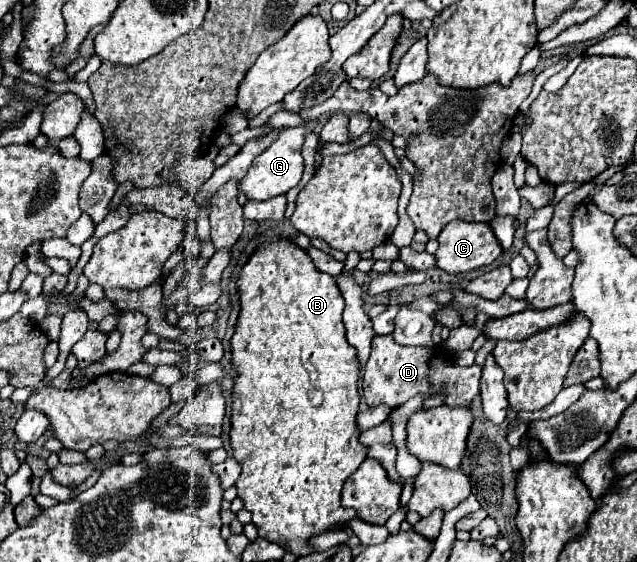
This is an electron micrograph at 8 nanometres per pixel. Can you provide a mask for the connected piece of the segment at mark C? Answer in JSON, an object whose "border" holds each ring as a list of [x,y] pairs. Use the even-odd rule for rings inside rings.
{"border":[[[451,221],[437,237],[437,241],[439,241],[439,249],[435,253],[437,267],[447,273],[461,273],[461,271],[471,271],[471,269],[489,265],[503,253],[503,247],[499,245],[495,233],[491,231],[491,225],[481,225],[481,223]]]}

